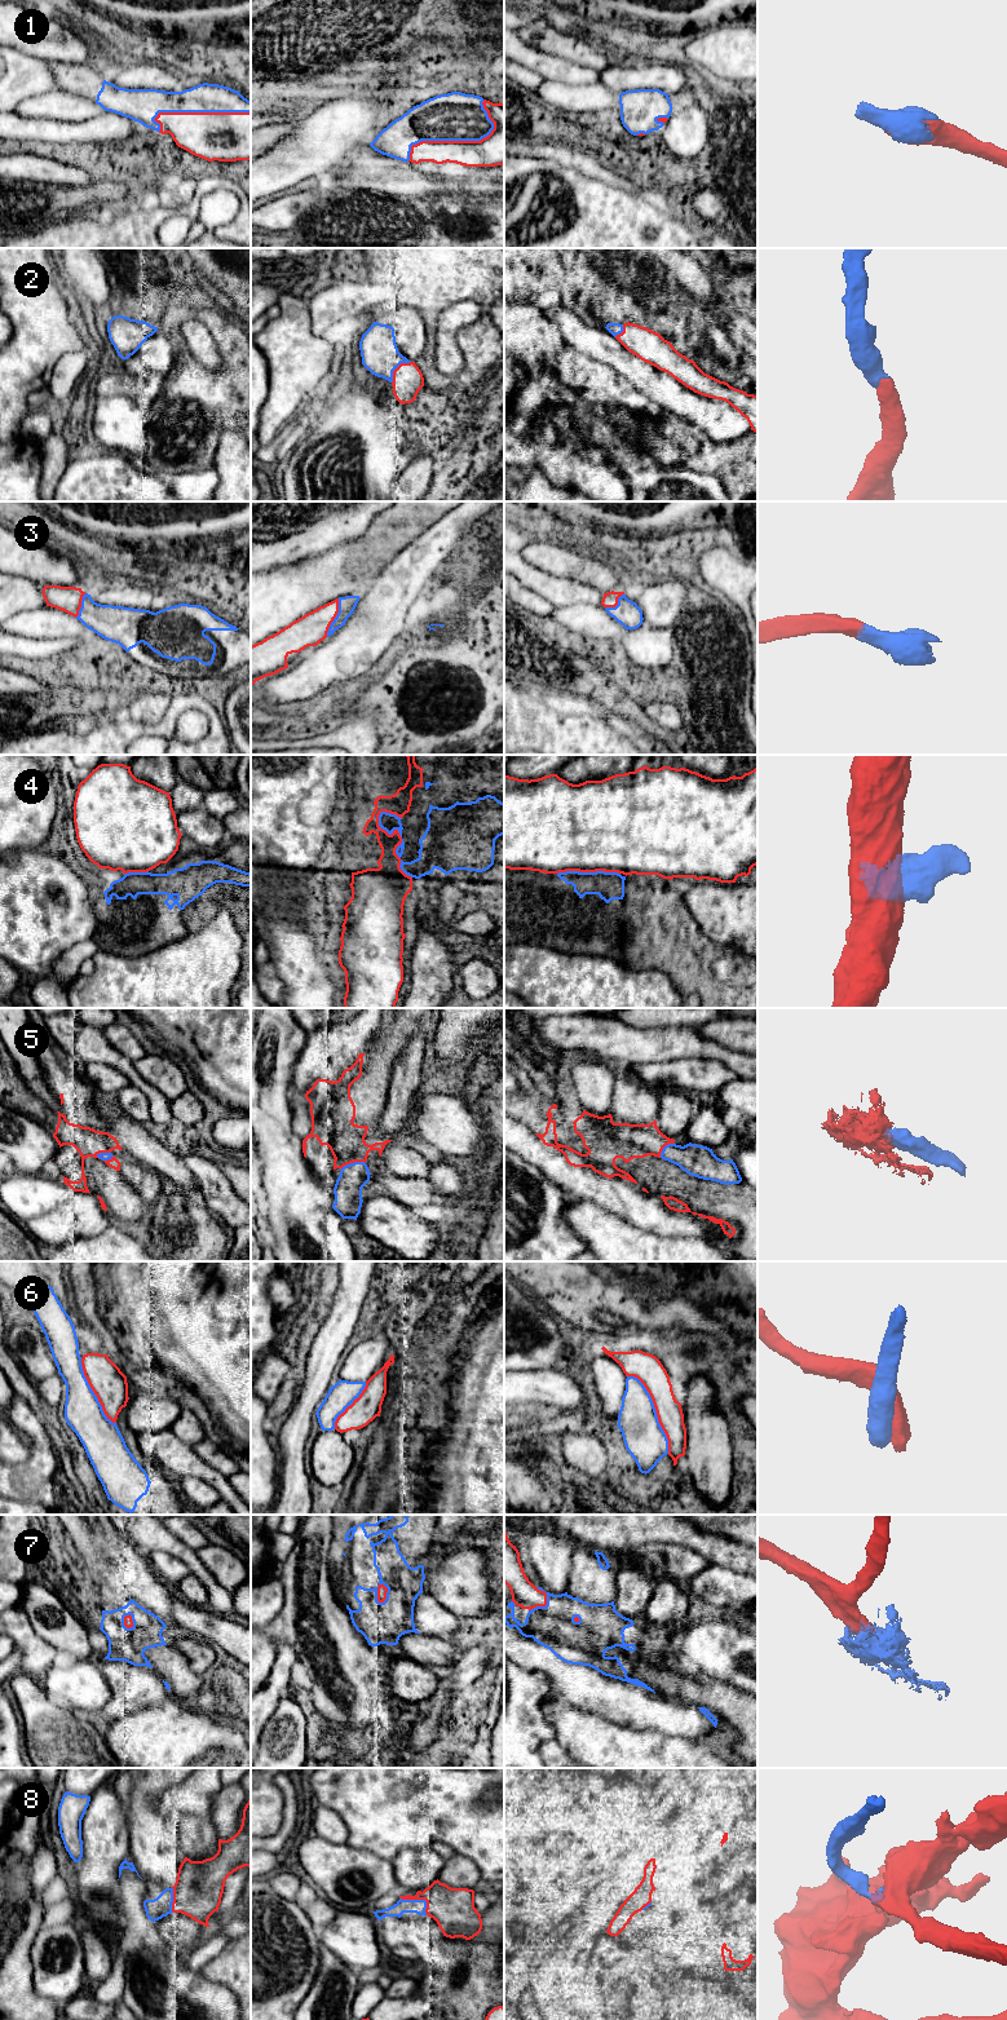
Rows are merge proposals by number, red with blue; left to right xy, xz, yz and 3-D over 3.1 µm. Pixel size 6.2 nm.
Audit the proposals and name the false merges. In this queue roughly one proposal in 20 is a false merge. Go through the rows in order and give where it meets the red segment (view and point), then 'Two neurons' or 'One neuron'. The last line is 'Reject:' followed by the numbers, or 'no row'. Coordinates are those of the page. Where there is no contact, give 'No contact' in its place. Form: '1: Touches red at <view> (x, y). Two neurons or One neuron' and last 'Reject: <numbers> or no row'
1: Touches red at xz (459, 141). One neuron
2: Touches red at xz (396, 368). One neuron
3: Touches red at xz (335, 617). One neuron
4: Touches red at xz (401, 839). Two neurons
5: Touches red at xz (353, 1162). One neuron
6: Touches red at yz (656, 1410). Two neurons
7: Touches red at xz (378, 1595). One neuron
8: Touches red at xz (419, 1899). One neuron
Reject: 4, 6

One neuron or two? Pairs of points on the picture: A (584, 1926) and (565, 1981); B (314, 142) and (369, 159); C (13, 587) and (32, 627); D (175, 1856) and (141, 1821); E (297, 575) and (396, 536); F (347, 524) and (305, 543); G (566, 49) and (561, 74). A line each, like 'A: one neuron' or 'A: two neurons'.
A: one neuron
B: two neurons
C: two neurons
D: one neuron
E: one neuron
F: one neuron
G: two neurons

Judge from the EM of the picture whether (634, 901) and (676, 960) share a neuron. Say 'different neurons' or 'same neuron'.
same neuron

